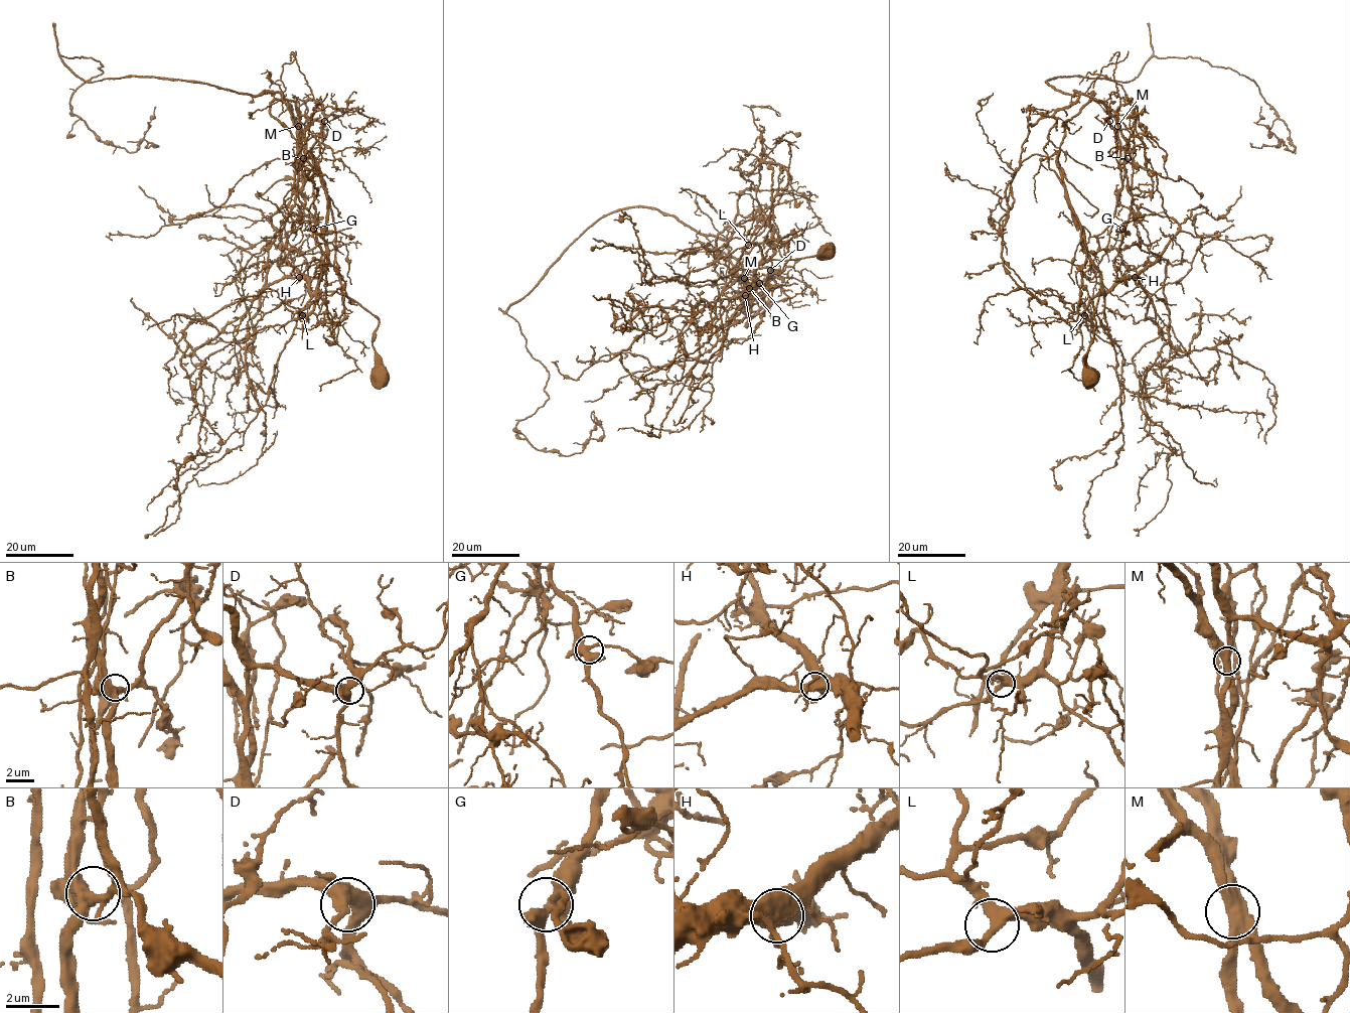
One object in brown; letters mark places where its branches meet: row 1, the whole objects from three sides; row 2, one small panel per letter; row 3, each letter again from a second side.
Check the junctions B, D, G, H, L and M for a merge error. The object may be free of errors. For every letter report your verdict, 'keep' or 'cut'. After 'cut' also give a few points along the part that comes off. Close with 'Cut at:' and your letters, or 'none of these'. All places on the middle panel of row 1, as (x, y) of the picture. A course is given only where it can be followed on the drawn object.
B: keep
D: keep
G: keep
H: keep
L: keep
M: cut | (744, 278), (656, 209), (592, 223), (506, 313), (548, 375), (516, 434), (572, 455), (593, 410)
Cut at: M

